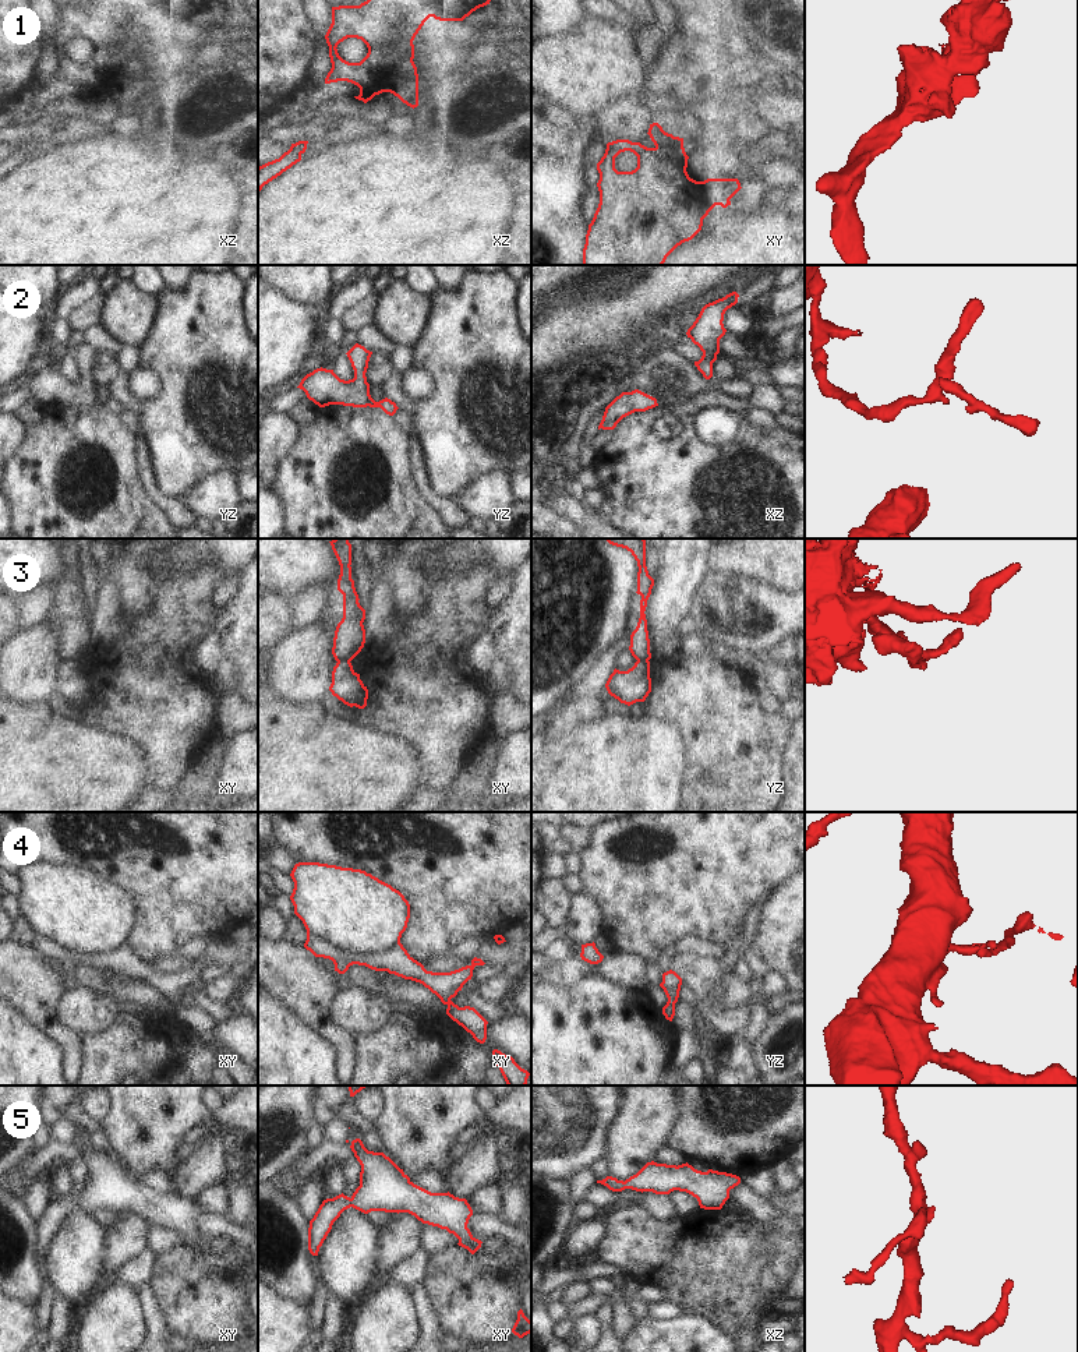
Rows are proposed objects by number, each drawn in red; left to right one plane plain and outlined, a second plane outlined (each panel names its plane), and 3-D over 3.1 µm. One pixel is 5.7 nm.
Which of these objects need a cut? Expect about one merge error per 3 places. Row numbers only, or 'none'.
3

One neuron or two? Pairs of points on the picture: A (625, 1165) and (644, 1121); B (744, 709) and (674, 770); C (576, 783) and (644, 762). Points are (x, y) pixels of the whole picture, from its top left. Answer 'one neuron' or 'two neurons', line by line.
A: one neuron
B: two neurons
C: one neuron

